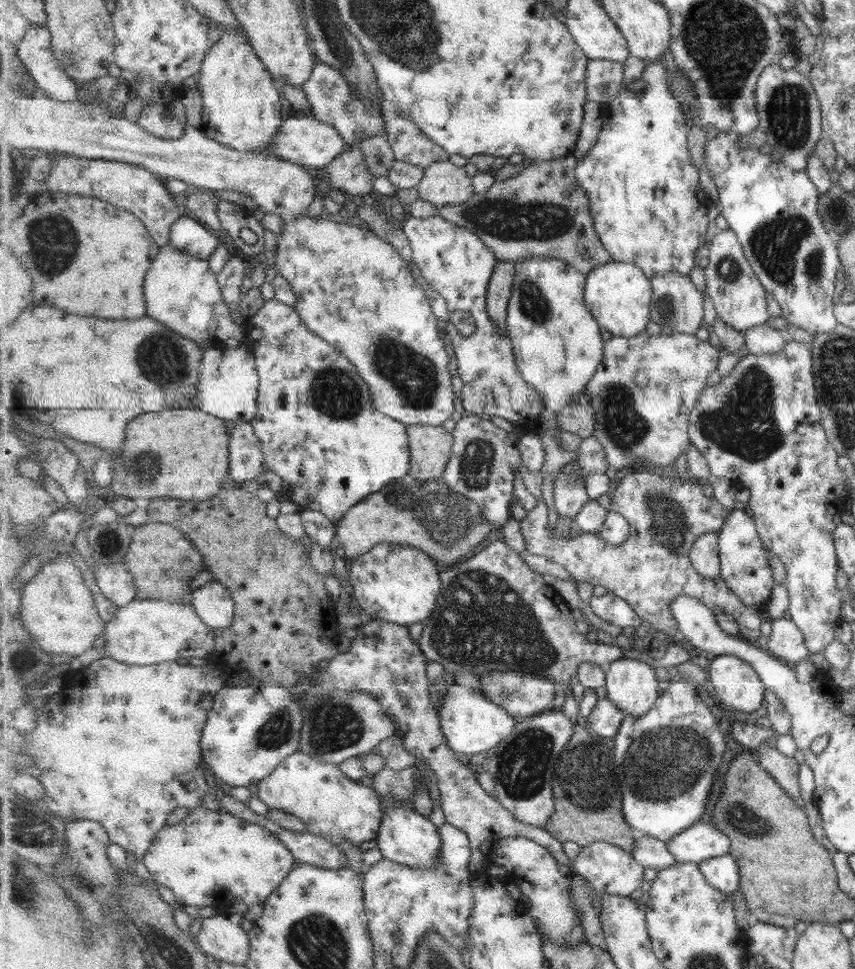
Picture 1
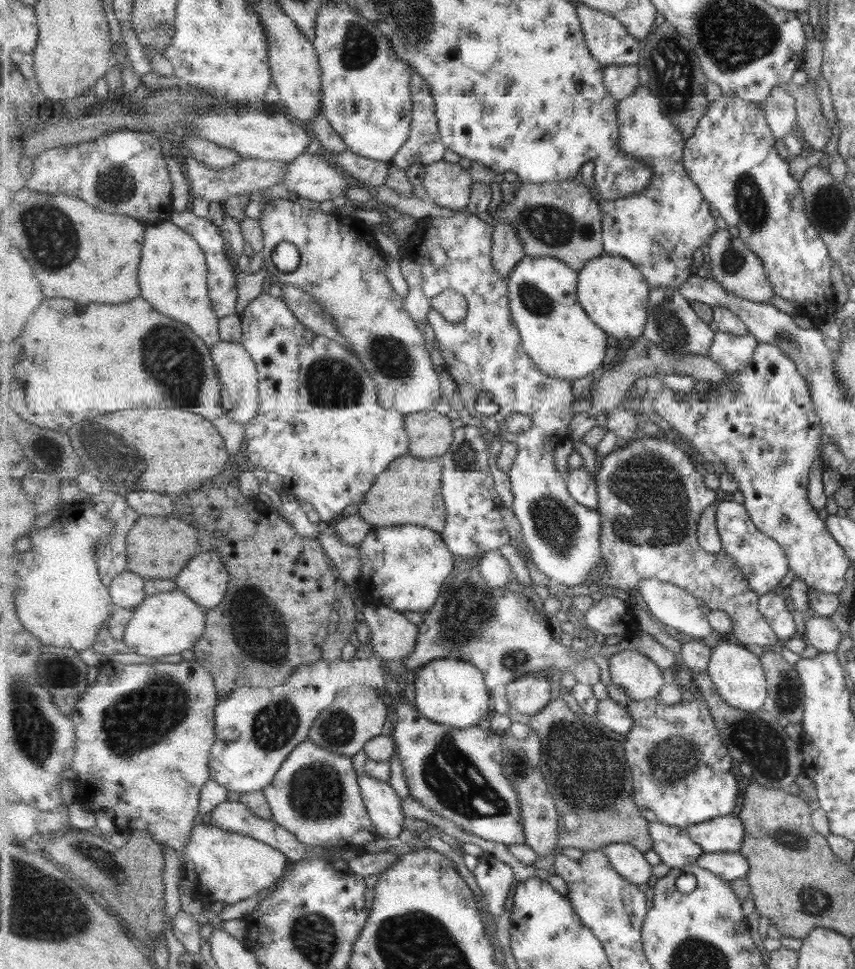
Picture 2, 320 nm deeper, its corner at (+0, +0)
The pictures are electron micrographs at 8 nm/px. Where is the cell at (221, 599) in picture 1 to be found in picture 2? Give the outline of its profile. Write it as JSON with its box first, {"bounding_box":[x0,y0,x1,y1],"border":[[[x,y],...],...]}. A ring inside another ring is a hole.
{"bounding_box":[175,550,230,610],"border":[[[202,550],[191,557],[175,582],[195,602],[209,610],[224,601],[230,572],[220,552]]]}

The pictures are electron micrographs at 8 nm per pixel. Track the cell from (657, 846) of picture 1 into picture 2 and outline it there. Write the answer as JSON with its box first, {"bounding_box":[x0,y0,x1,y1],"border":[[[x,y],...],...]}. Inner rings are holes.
{"bounding_box":[650,822,705,870],"border":[[[650,822],[650,833],[654,840],[654,851],[661,863],[670,869],[684,870],[687,866],[697,865],[699,857],[705,852],[691,838],[687,828]]]}

